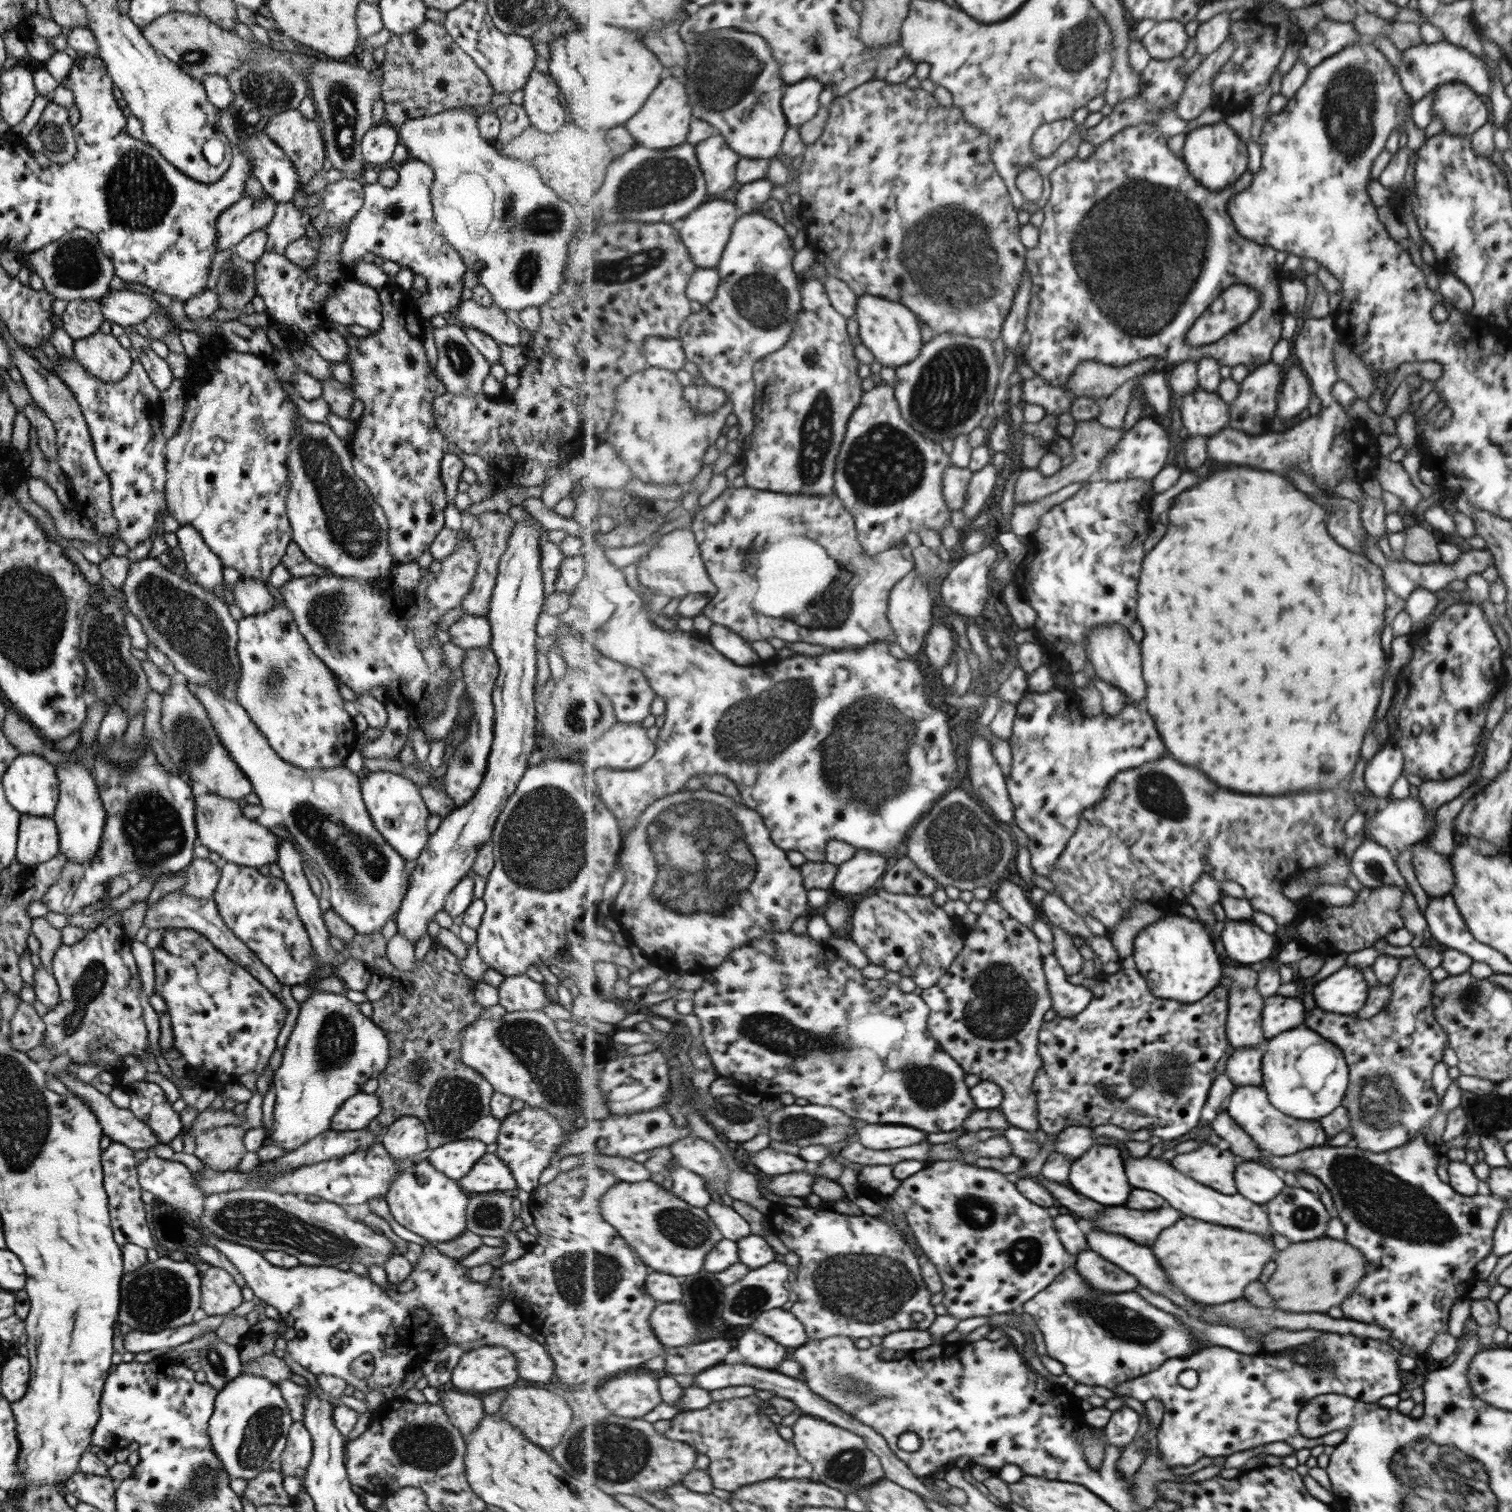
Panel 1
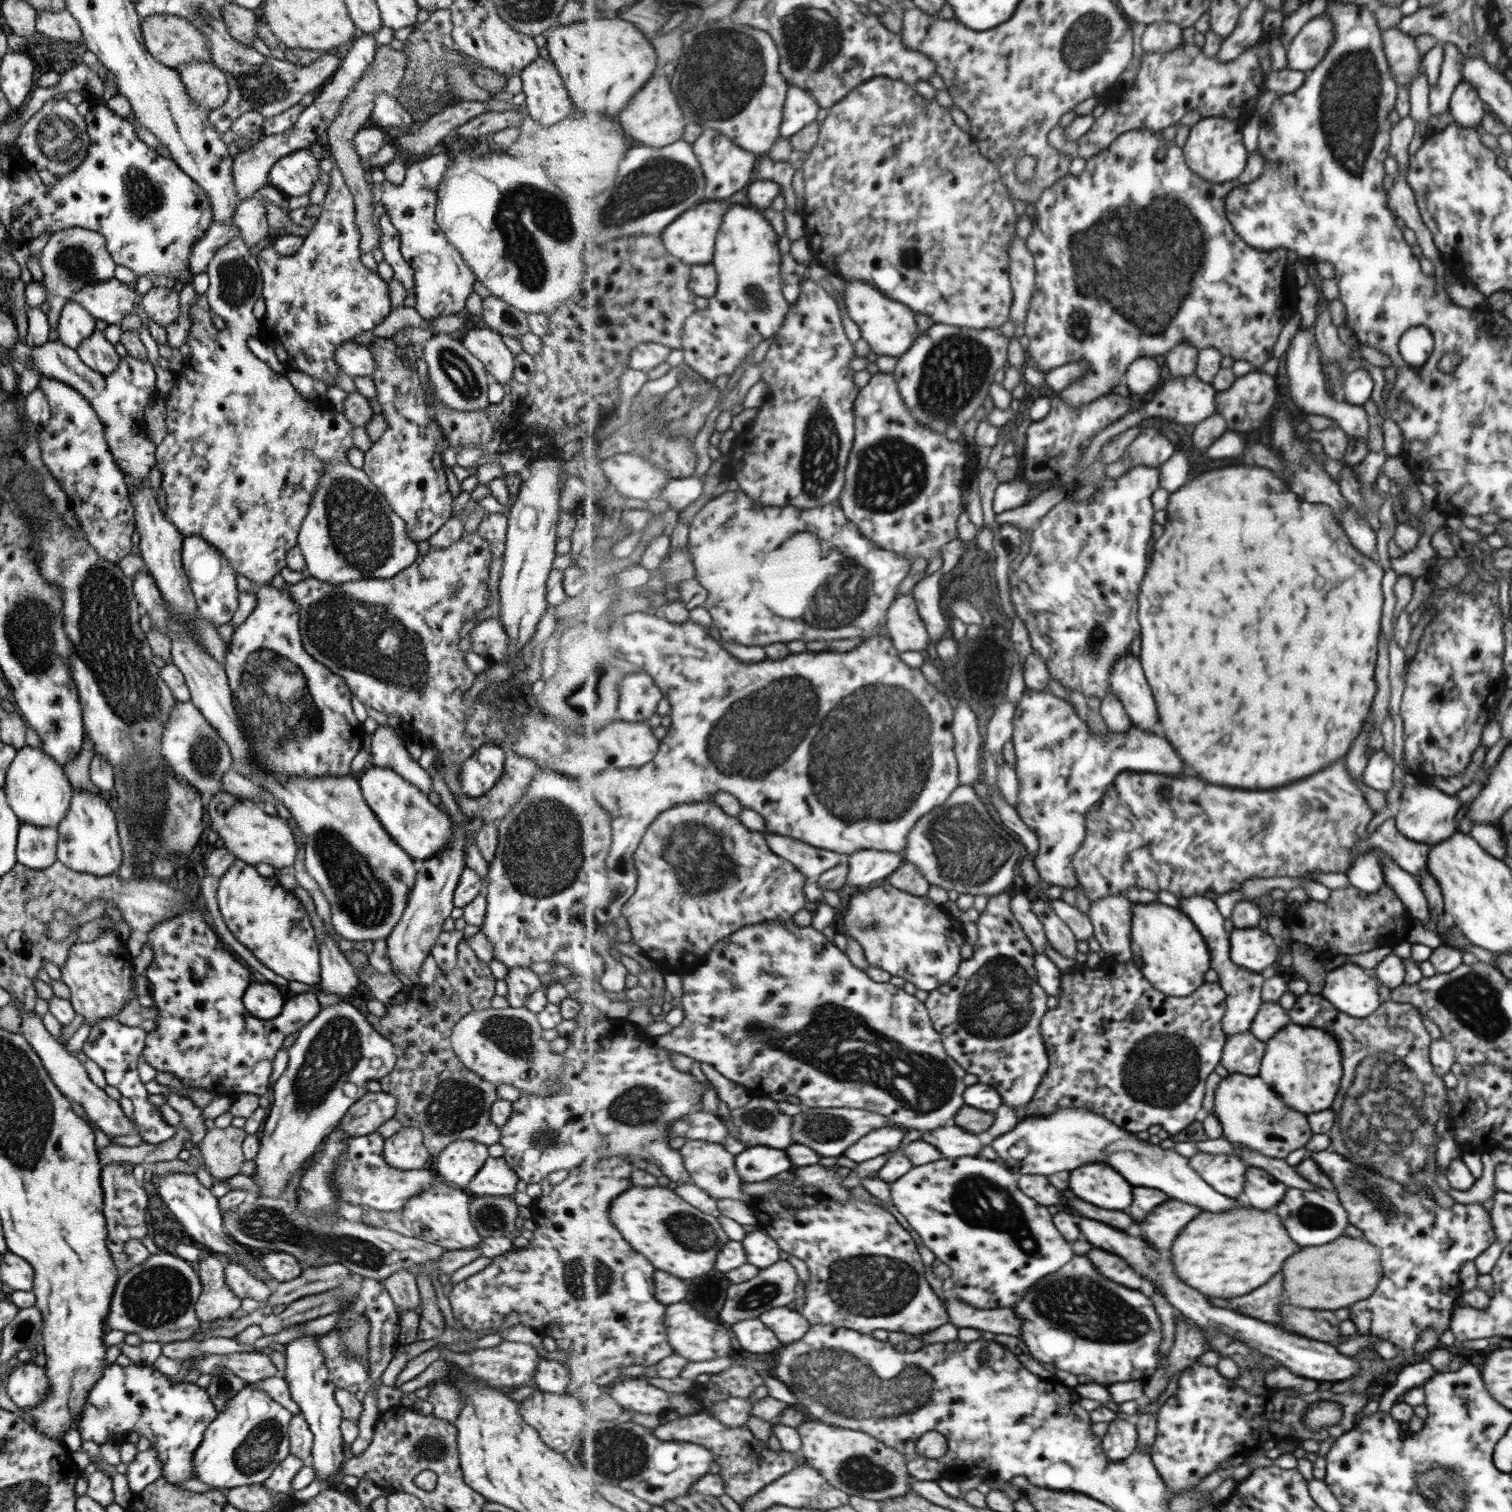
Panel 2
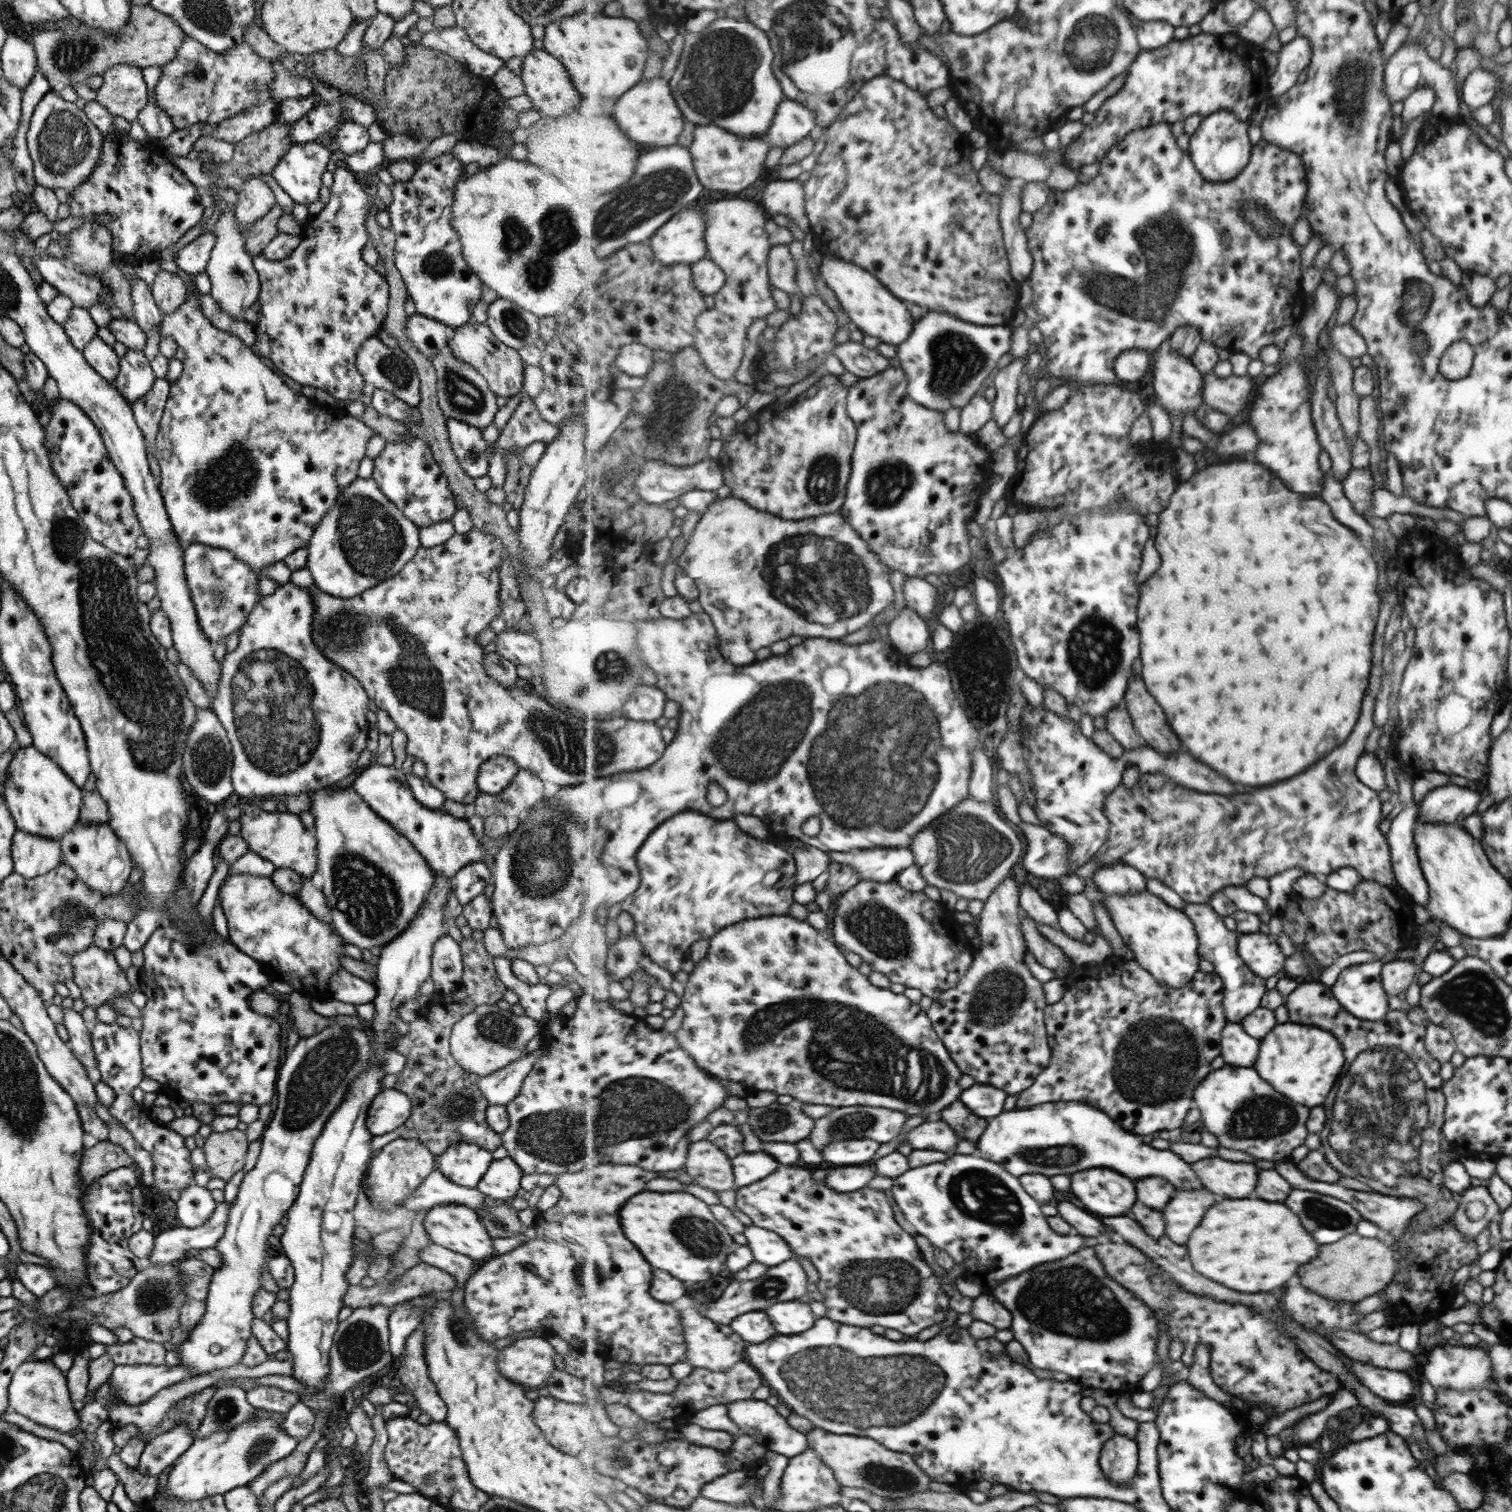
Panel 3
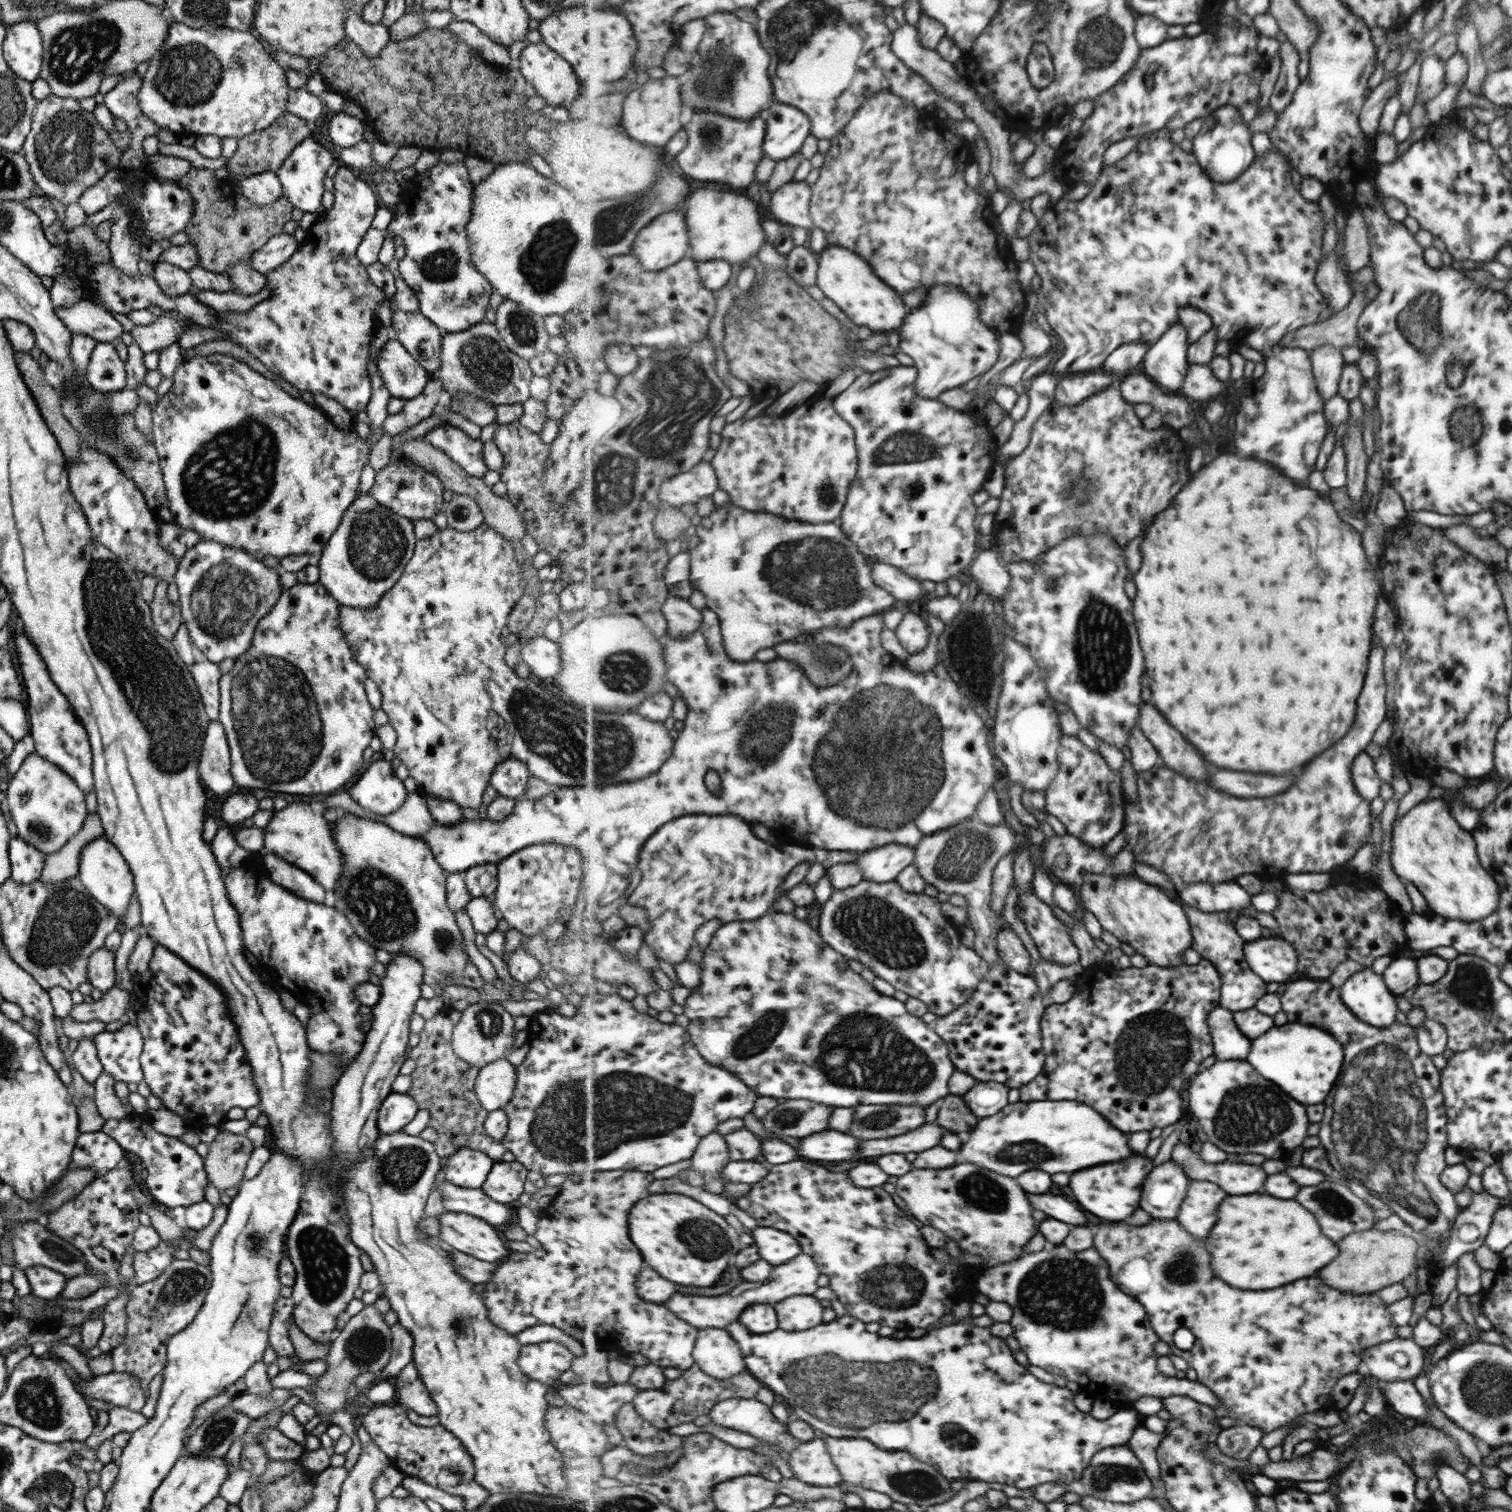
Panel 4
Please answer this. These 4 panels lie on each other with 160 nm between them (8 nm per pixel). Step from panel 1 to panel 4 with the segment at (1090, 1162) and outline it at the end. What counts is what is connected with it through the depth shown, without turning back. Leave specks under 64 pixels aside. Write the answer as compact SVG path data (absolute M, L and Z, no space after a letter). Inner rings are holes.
M1141 1154L1137 1158L1127 1159L1127 1162L1113 1162L1109 1166L1095 1166L1093 1170L1081 1170L1071 1176L1071 1188L1077 1202L1083 1204L1085 1210L1093 1212L1099 1218L1119 1222L1129 1218L1139 1208L1143 1180L1153 1168L1153 1160Z

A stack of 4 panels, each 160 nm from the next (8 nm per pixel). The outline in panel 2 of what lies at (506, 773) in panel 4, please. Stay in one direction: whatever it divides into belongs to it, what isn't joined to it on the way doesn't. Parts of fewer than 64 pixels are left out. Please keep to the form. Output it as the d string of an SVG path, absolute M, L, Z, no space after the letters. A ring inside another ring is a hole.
M490 744L473 752L460 766L460 789L465 797L477 798L487 792L504 771L505 754Z

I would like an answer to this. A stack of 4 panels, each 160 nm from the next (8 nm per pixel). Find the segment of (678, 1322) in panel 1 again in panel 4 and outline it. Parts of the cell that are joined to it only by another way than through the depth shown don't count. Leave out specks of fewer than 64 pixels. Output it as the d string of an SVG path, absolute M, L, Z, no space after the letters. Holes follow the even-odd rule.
M707 1327L699 1330L696 1349L692 1353L696 1358L696 1364L701 1367L701 1370L715 1378L737 1377L747 1370L740 1343L733 1338L733 1335L727 1329Z

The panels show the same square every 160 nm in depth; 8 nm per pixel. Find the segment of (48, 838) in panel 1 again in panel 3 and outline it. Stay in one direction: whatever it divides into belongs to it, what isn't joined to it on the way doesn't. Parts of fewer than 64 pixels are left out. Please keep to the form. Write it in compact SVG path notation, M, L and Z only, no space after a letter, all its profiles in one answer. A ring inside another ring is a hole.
M15 831L10 844L13 873L33 878L61 864L60 845L53 839Z

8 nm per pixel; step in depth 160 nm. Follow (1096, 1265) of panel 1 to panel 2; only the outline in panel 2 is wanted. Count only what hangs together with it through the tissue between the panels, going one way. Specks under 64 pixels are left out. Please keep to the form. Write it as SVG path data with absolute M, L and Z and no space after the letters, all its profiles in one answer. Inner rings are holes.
M1091 1250L1089 1258L1097 1262L1097 1270L1101 1270L1101 1274L1105 1274L1109 1280L1132 1287L1133 1290L1143 1289L1143 1278L1123 1258L1109 1254L1105 1250Z

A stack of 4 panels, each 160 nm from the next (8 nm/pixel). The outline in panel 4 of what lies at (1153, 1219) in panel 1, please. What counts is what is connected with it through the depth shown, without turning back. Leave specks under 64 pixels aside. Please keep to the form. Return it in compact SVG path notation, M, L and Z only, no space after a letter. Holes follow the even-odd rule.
M1193 1182L1176 1220L1195 1238L1205 1238L1217 1224L1217 1208L1227 1198L1227 1192L1213 1182Z

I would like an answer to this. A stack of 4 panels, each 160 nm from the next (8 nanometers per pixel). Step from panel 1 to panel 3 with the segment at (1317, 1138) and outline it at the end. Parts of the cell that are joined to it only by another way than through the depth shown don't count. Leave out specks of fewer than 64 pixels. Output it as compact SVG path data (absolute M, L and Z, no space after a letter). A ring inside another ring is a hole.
M1225 1063L1213 1070L1197 1086L1194 1100L1202 1121L1217 1135L1220 1146L1243 1150L1256 1160L1281 1160L1283 1156L1289 1156L1293 1148L1303 1144L1308 1133L1307 1118L1311 1110L1275 1092L1251 1066Z

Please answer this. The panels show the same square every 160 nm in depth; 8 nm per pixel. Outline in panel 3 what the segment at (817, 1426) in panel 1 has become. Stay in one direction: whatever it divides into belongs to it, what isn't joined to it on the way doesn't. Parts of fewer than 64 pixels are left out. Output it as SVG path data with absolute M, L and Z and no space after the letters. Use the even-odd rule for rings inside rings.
M815 1427L807 1434L813 1451L834 1470L837 1480L849 1488L864 1488L883 1498L905 1498L912 1494L928 1491L932 1477L917 1463L913 1455L889 1450L874 1438L861 1435L833 1434L827 1429Z

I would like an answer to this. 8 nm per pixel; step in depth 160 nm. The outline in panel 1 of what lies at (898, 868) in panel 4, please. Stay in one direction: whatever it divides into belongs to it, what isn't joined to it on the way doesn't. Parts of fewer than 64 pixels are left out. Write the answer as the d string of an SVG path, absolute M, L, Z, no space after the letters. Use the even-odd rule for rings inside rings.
M860 850L851 860L838 866L834 889L843 895L863 894L884 878L891 864L881 853Z

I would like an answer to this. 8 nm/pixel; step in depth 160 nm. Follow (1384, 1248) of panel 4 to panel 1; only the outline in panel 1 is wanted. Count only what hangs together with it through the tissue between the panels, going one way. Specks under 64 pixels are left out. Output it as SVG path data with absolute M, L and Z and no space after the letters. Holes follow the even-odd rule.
M1326 1237L1289 1244L1277 1252L1273 1262L1275 1272L1267 1280L1265 1290L1279 1310L1294 1313L1326 1313L1333 1306L1340 1307L1365 1276L1363 1254L1351 1243Z

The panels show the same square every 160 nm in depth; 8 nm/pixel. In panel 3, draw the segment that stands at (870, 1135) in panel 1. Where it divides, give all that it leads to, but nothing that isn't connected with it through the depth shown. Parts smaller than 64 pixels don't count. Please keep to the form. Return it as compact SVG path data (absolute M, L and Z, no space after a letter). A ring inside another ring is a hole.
M870 1138L849 1140L849 1142L836 1140L827 1145L827 1150L821 1150L822 1158L825 1158L823 1165L831 1167L864 1165L868 1163L867 1160L869 1162L873 1160L880 1146L879 1142Z

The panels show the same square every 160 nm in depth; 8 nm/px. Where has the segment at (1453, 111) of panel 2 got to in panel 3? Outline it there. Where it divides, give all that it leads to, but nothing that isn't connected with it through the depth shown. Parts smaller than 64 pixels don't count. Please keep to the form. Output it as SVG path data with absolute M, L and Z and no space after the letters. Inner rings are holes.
M1475 68L1462 82L1461 102L1471 110L1483 104L1492 104L1499 80L1492 71Z

